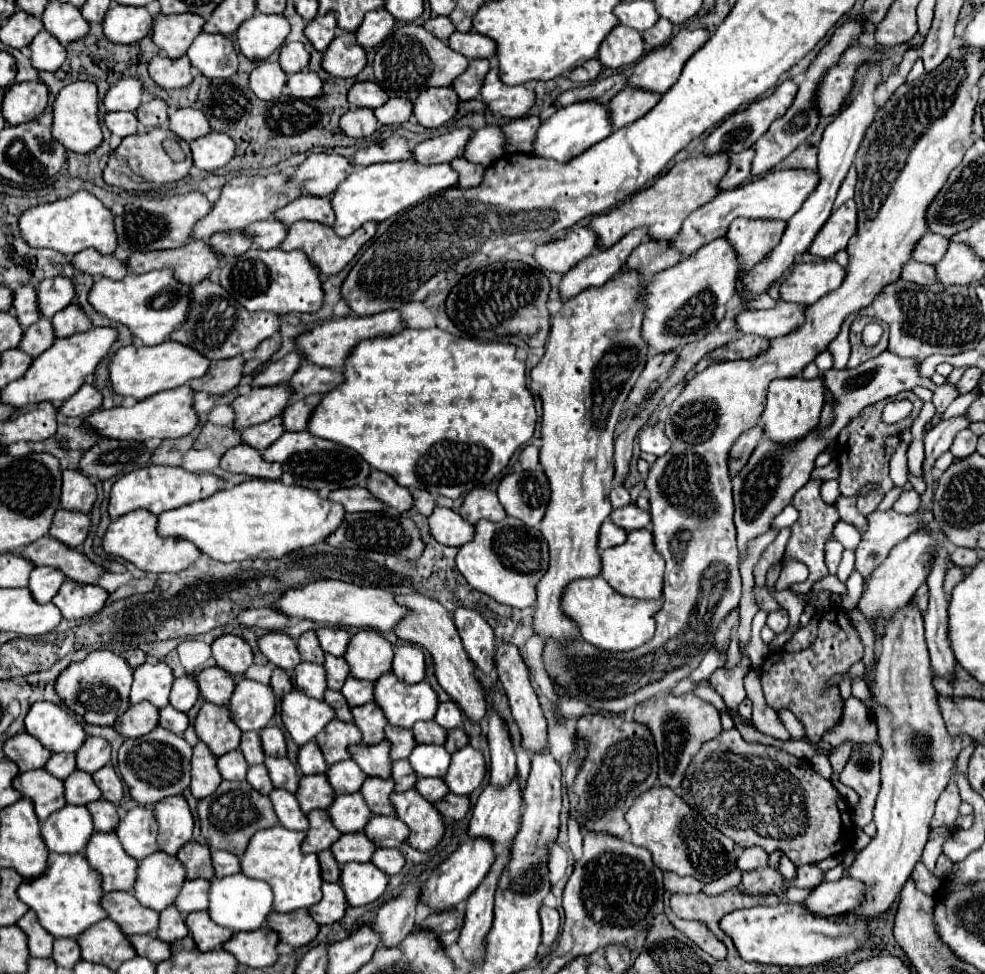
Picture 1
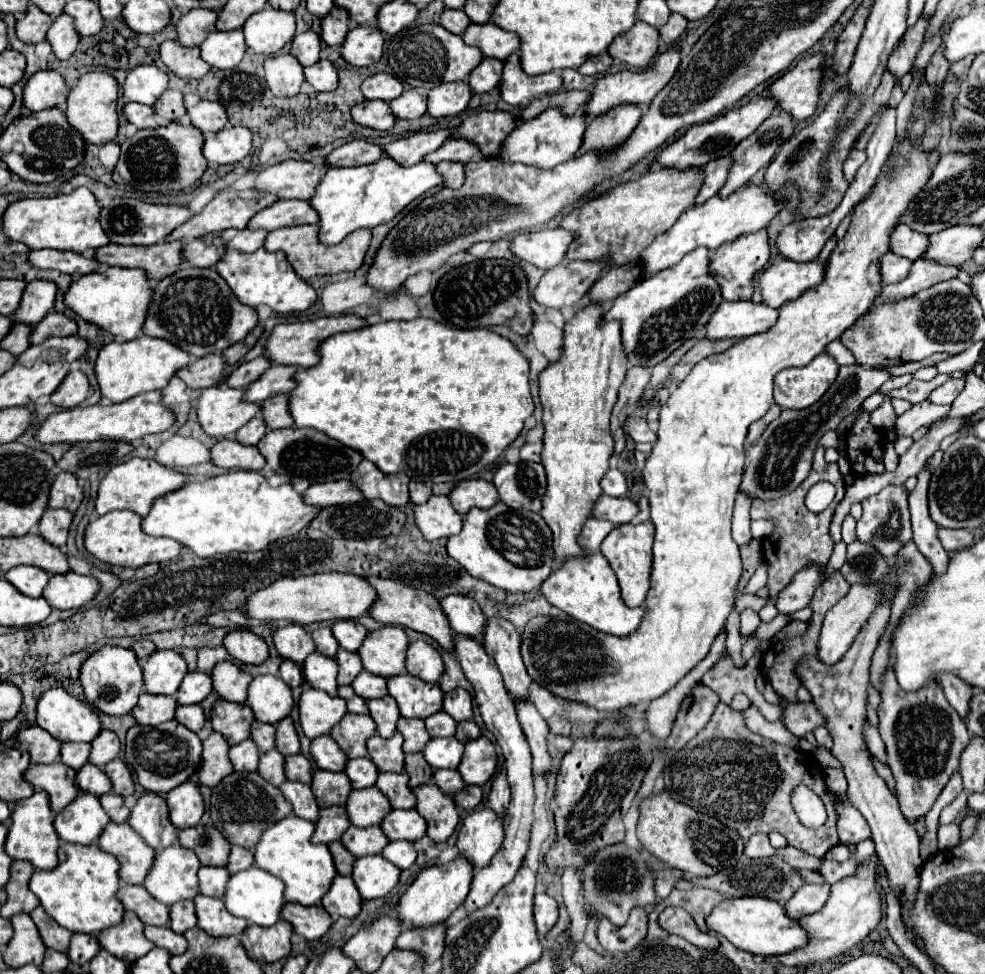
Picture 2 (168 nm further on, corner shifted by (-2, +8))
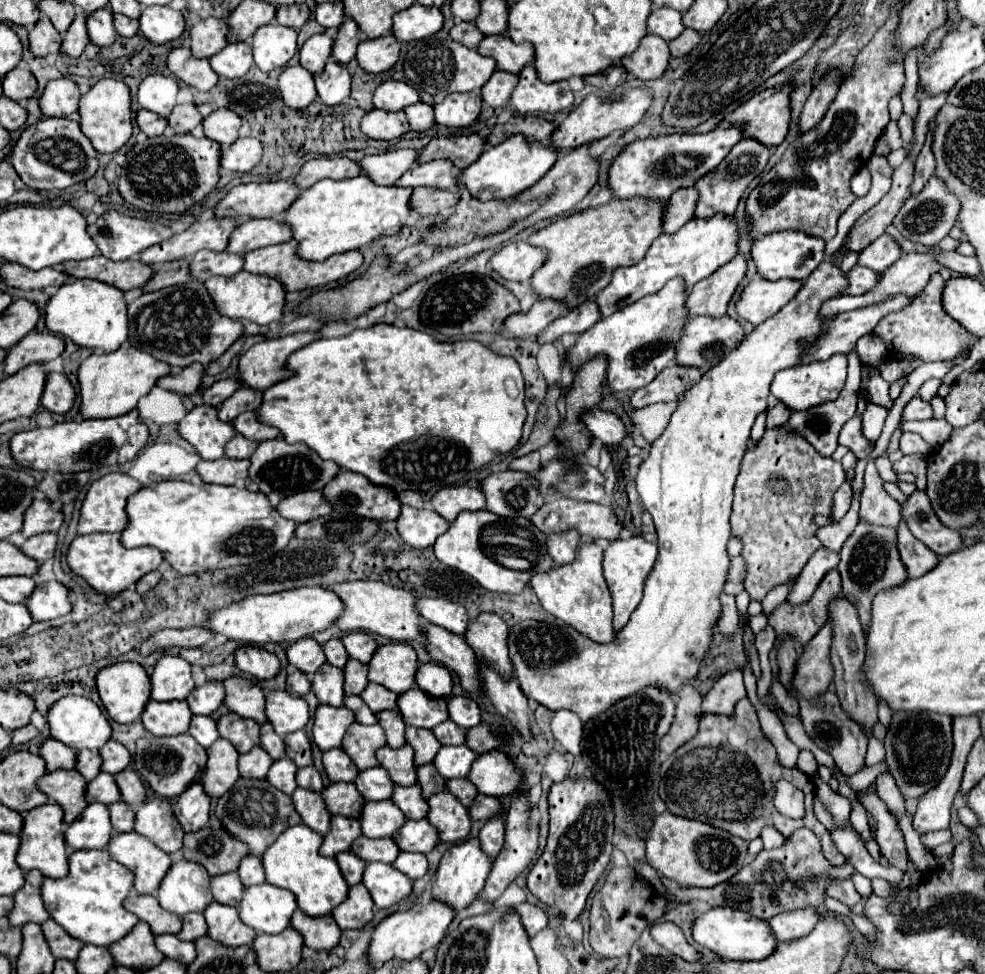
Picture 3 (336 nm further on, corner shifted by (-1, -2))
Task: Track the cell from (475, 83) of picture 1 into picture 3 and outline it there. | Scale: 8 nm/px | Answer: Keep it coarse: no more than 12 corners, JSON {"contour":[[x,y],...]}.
{"contour":[[497,70],[481,98],[493,108],[509,102],[517,76]]}

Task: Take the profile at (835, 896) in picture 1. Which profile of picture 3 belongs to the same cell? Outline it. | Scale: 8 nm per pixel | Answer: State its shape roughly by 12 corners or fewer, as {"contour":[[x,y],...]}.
{"contour":[[813,906],[773,916],[779,942],[807,936],[819,920]]}

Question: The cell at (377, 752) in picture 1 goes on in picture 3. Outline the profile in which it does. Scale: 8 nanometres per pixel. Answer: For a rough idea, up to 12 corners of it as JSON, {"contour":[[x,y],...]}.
{"contour":[[413,748],[377,750],[379,764],[397,786],[415,784]]}

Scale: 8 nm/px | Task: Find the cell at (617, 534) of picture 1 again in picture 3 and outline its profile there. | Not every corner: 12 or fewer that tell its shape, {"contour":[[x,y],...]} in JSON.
{"contour":[[579,532],[547,536],[557,566],[571,564],[583,544]]}

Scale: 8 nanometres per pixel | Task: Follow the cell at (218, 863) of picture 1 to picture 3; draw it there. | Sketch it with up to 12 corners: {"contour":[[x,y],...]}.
{"contour":[[245,856],[239,864],[243,886],[265,882],[257,856]]}

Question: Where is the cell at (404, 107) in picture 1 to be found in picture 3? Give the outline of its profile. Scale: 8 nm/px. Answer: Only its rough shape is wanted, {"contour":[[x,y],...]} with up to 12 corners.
{"contour":[[417,102],[407,106],[411,130],[429,130],[435,124],[433,108]]}

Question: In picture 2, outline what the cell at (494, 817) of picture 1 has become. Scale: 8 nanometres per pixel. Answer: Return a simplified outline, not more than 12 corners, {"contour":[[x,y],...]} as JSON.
{"contour":[[488,808],[470,812],[456,838],[474,870],[488,866],[504,838]]}

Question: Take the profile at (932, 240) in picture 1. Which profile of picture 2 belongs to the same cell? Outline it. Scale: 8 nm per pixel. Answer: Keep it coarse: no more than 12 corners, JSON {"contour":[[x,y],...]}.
{"contour":[[898,224],[890,234],[890,252],[916,260],[928,236]]}

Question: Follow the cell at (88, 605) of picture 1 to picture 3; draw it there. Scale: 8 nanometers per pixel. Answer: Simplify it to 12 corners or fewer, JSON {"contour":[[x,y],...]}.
{"contour":[[57,580],[37,586],[27,600],[35,620],[73,610],[69,588]]}

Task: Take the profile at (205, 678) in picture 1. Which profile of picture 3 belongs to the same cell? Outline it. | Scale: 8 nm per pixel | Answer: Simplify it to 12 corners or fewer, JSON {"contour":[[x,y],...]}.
{"contour":[[249,678],[225,682],[225,706],[265,724],[263,690]]}

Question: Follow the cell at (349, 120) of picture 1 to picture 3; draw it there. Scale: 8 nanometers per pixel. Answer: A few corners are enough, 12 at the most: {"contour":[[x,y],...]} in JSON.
{"contour":[[373,108],[361,132],[373,140],[395,140],[409,130],[403,112]]}

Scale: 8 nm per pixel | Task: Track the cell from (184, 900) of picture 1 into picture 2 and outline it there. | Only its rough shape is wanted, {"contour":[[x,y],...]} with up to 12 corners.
{"contour":[[202,866],[200,894],[222,898],[228,870]]}

